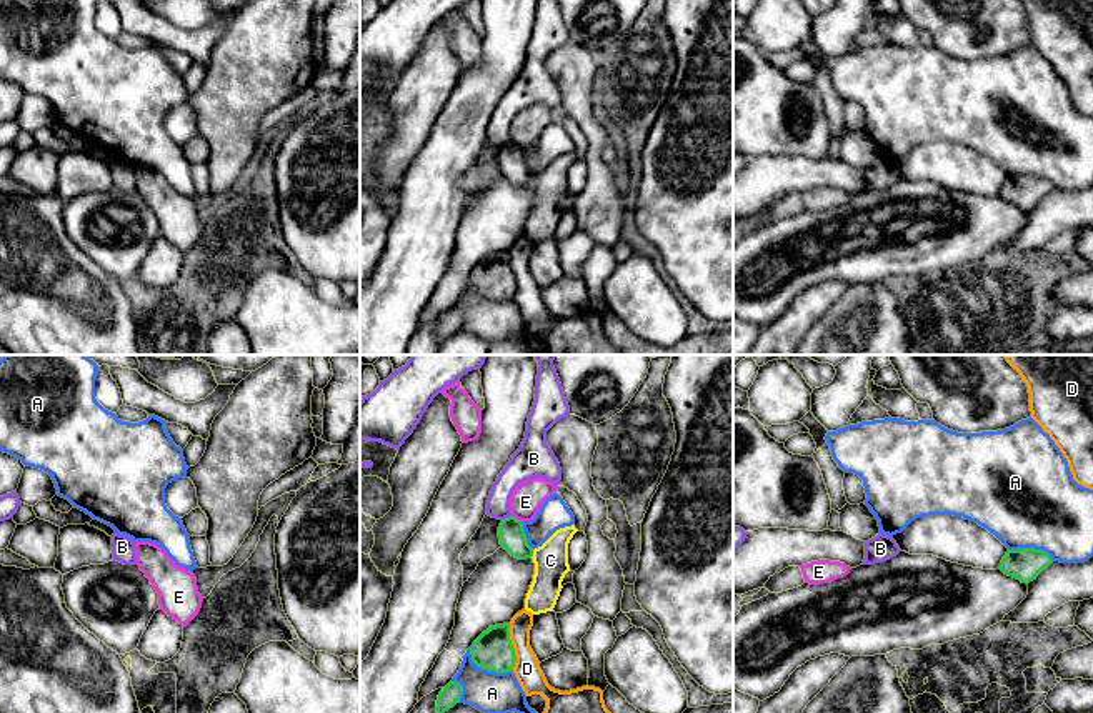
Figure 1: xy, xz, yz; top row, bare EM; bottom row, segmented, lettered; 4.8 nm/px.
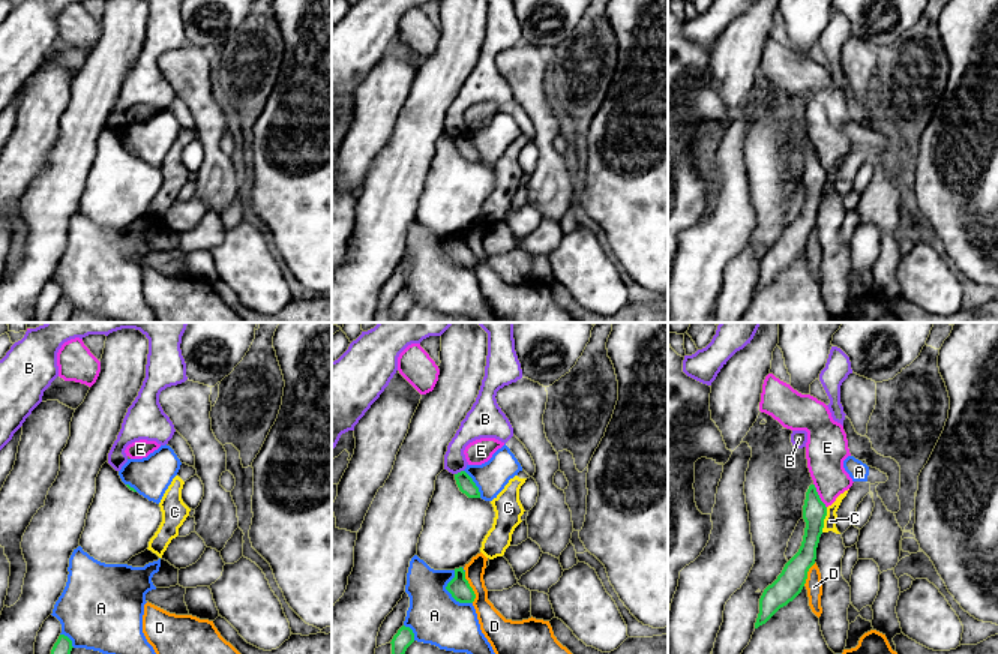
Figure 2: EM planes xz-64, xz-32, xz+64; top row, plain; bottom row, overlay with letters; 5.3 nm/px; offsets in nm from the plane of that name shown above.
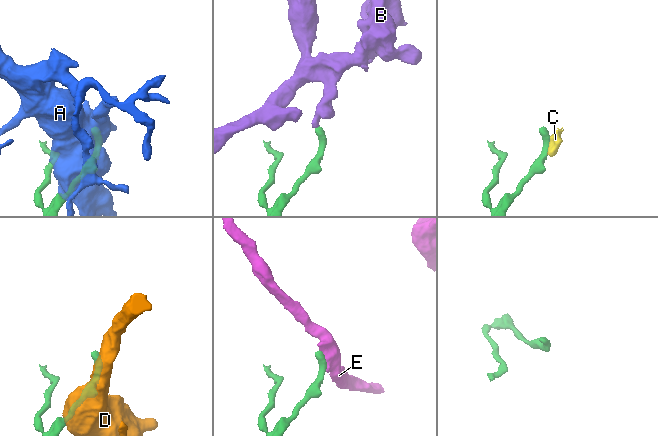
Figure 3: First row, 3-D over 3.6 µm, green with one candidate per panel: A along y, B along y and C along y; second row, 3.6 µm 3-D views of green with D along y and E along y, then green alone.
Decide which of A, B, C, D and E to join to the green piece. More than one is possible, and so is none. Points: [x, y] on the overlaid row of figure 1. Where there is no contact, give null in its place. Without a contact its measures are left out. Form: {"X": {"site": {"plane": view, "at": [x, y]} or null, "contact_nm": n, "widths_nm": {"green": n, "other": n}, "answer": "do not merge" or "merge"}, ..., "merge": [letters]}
{"A": {"site": {"plane": "xz", "at": [487, 668]}, "contact_nm": 240, "widths_nm": {"green": 190, "other": 200}, "answer": "do not merge"}, "B": {"site": {"plane": "xz", "at": [505, 518]}, "contact_nm": 50, "widths_nm": {"green": 130, "other": 120}, "answer": "do not merge"}, "C": {"site": {"plane": "xz", "at": [532, 553]}, "contact_nm": 40, "widths_nm": {"green": 130, "other": 160}, "answer": "do not merge"}, "D": {"site": {"plane": "xz", "at": [512, 647]}, "contact_nm": 240, "widths_nm": {"green": 190, "other": 130}, "answer": "do not merge"}, "E": {"site": {"plane": "xz", "at": [515, 518]}, "contact_nm": 60, "widths_nm": {"green": 130, "other": 150}, "answer": "do not merge"}, "merge": []}

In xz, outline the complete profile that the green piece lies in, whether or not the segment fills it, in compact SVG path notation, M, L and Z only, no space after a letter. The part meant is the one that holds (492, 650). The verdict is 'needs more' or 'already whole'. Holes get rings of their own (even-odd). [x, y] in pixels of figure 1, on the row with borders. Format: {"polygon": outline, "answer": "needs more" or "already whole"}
{"polygon": "M510 623L490 626L470 648L472 661L495 673L513 671L517 663L515 648L510 640Z", "answer": "already whole"}

